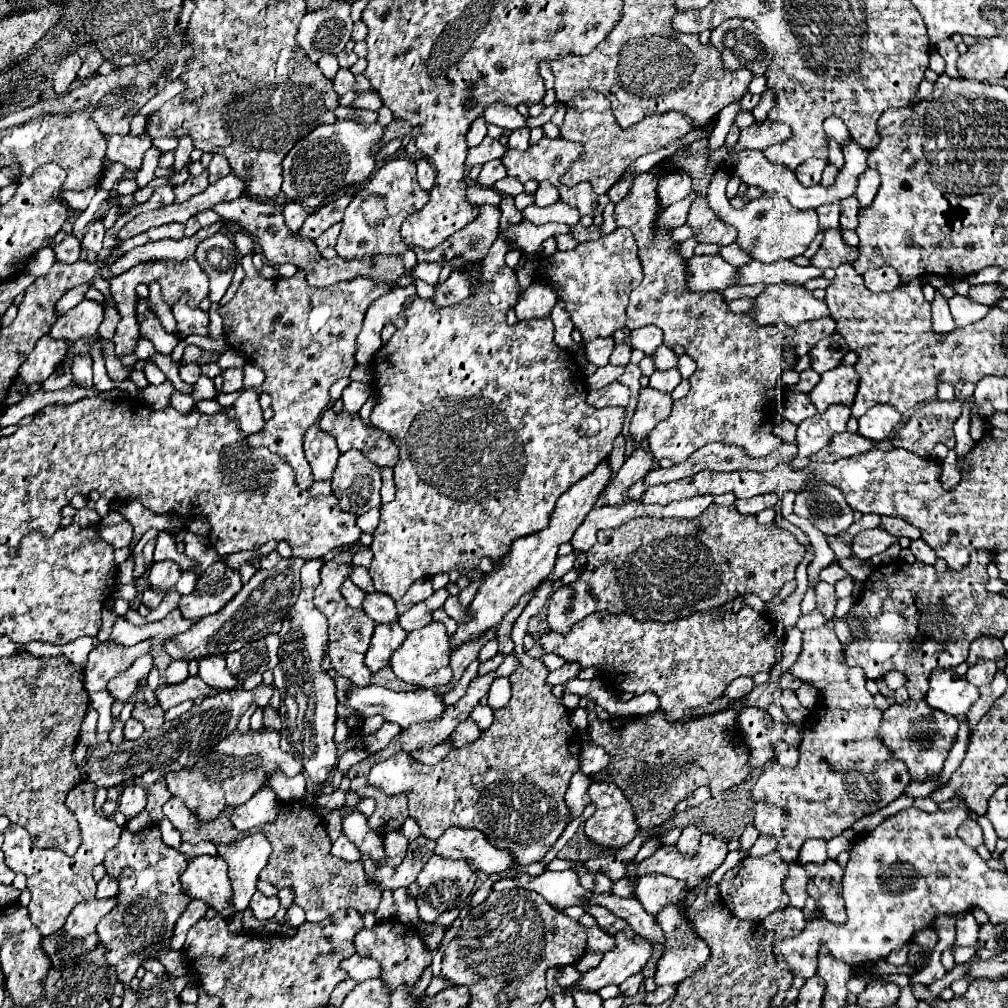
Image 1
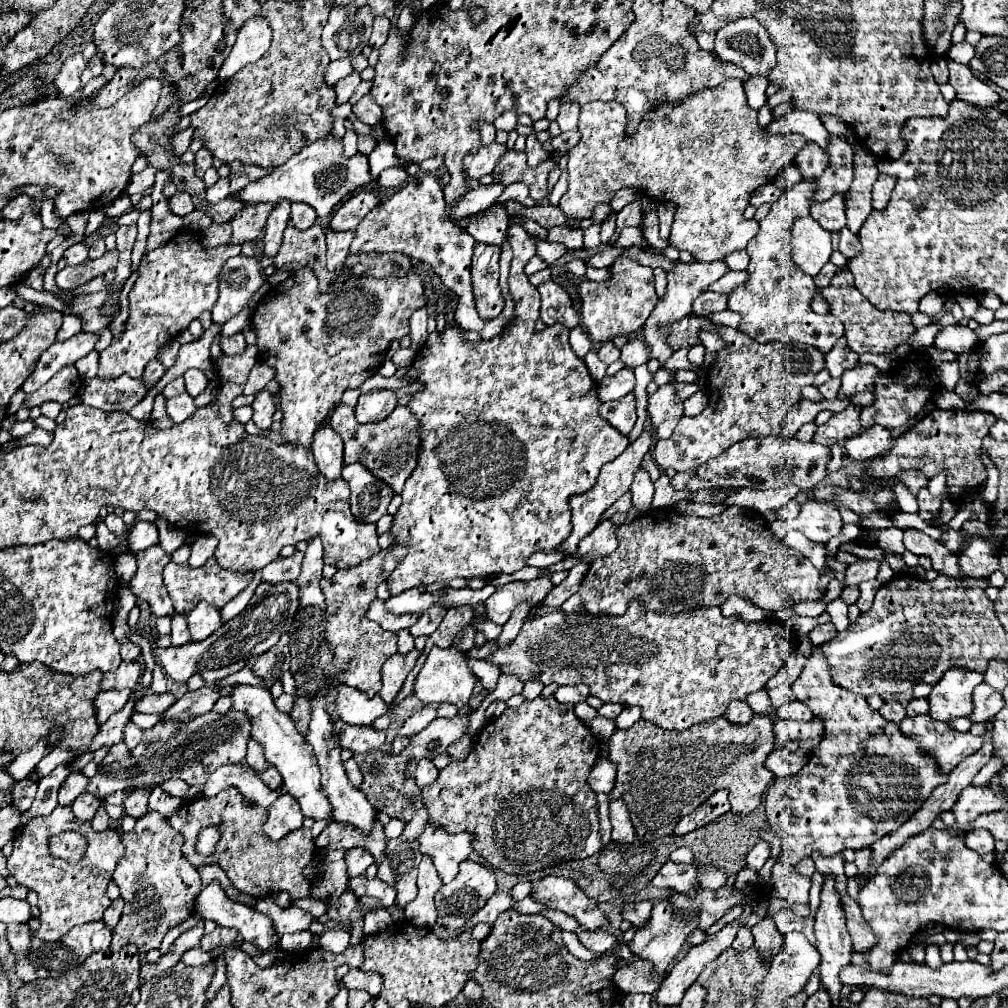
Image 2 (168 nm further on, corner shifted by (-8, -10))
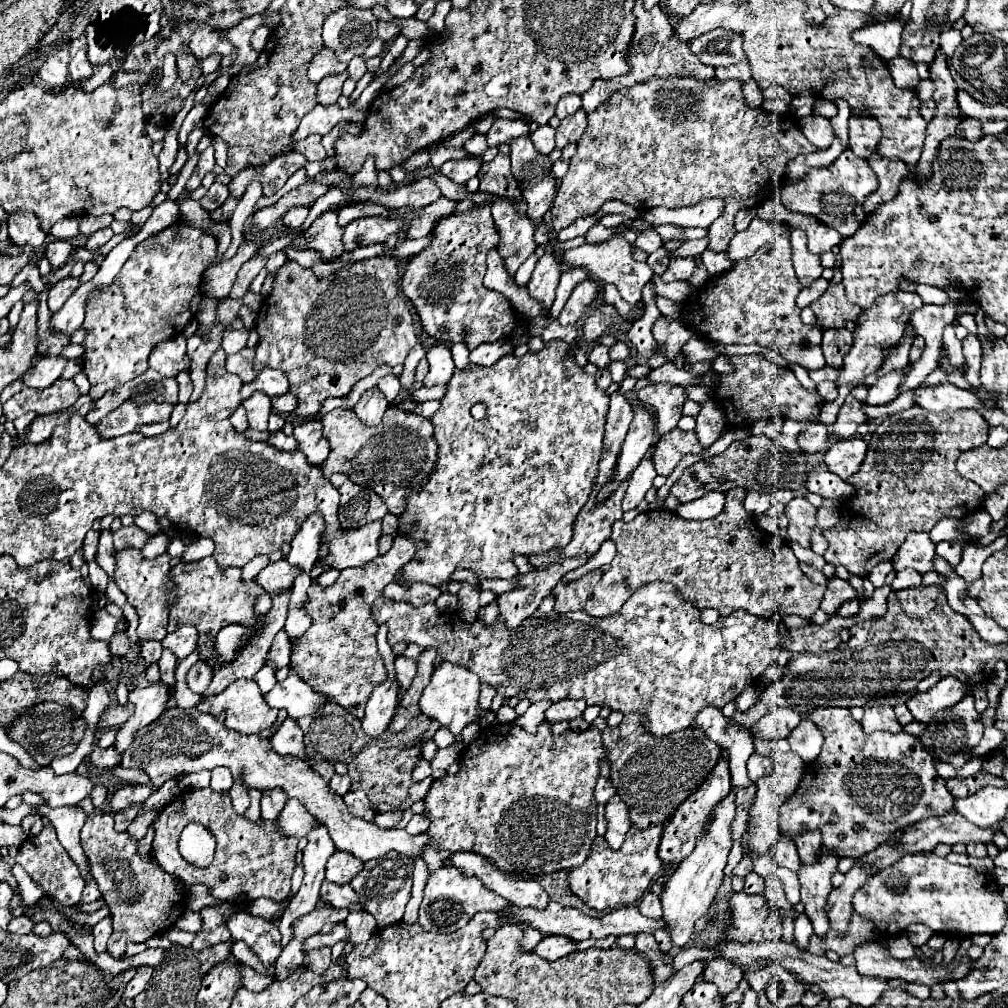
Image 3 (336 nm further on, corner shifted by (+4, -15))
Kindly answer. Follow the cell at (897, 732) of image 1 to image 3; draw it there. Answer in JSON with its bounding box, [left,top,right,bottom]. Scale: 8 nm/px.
[973,727,1005,755]

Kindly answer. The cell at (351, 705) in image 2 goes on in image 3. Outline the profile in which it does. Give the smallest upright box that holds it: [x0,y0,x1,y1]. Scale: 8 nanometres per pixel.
[263,671,329,721]

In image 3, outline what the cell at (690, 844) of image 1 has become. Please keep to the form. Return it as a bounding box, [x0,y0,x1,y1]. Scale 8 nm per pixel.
[703,959,743,995]

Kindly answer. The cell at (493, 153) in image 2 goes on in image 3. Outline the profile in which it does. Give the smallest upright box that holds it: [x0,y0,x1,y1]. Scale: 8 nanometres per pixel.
[439,157,481,185]

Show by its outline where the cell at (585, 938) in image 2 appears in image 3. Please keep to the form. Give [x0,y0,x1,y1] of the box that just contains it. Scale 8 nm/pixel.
[533,935,575,961]

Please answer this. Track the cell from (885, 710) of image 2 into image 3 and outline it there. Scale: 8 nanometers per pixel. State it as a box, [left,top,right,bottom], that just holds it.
[861,705,903,733]

